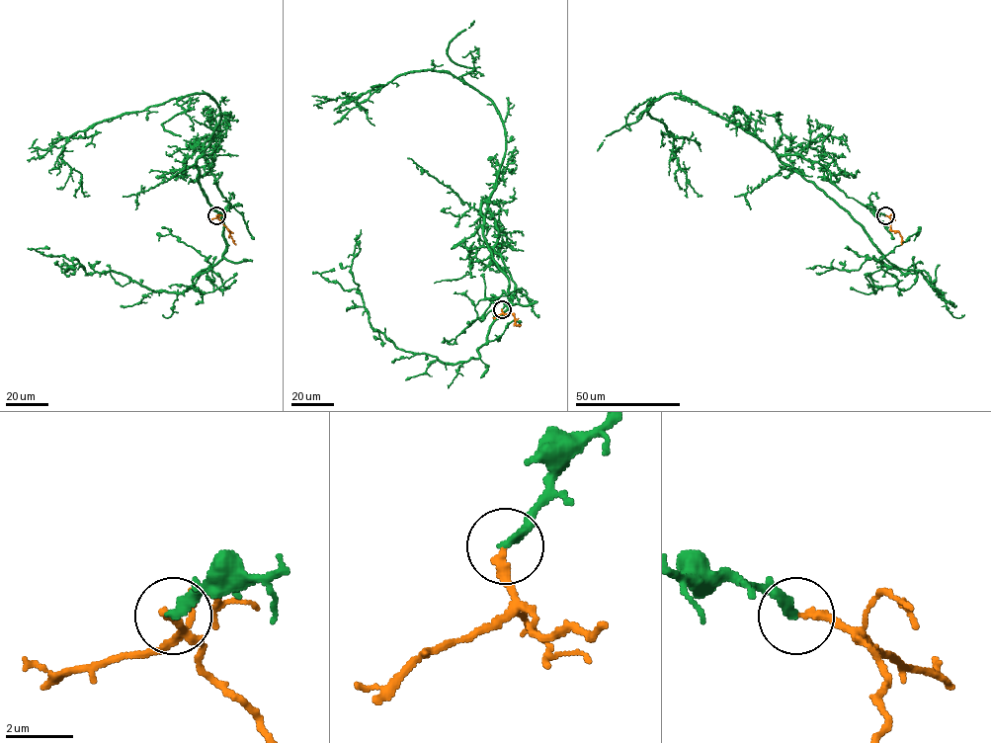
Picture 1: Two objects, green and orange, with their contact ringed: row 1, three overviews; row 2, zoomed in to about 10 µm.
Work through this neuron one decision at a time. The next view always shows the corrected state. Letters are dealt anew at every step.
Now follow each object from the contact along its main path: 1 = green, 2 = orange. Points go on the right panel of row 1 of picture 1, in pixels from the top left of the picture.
1: (885, 215), (823, 165), (782, 155), (890, 262), (941, 291), (924, 270), (872, 259), (806, 268)
2: (885, 215), (890, 219), (890, 228), (899, 233), (901, 244)

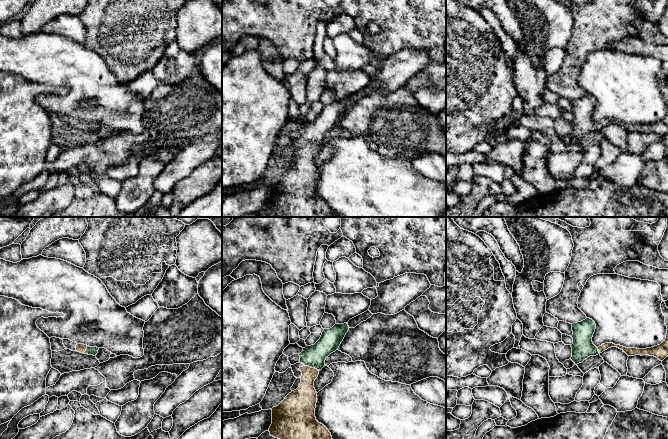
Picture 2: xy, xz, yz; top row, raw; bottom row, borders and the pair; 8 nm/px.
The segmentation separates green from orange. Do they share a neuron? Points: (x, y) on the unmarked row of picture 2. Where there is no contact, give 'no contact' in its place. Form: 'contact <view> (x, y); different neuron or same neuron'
contact xz (311, 143); same neuron

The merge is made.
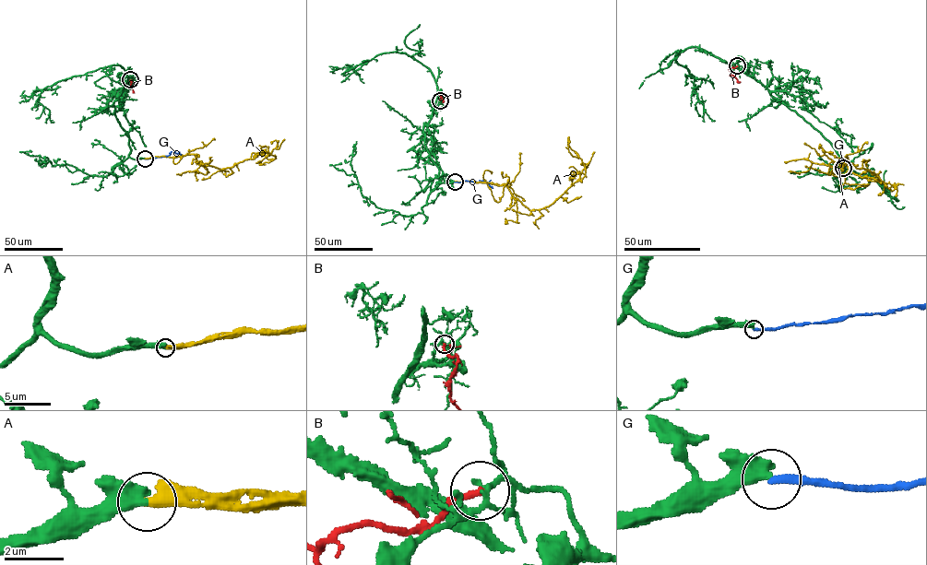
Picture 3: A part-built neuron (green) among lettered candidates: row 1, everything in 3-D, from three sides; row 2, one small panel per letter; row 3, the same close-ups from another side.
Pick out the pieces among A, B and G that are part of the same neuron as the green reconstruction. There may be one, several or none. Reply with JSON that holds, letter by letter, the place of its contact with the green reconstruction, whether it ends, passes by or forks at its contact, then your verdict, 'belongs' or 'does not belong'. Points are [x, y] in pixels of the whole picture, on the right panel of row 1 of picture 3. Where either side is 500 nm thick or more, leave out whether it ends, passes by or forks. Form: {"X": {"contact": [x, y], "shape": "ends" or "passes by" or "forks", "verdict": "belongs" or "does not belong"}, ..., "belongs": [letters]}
{"A": {"contact": [842, 168], "verdict": "belongs"}, "B": {"contact": [737, 65], "shape": "ends", "verdict": "does not belong"}, "G": {"contact": [843, 168], "verdict": "does not belong"}, "belongs": ["A"]}

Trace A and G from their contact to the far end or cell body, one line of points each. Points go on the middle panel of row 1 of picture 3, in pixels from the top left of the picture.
A: (455, 182), (505, 185), (530, 210), (540, 209), (552, 204), (585, 175), (582, 159), (568, 151), (569, 139)
G: (455, 182), (483, 180), (493, 188)

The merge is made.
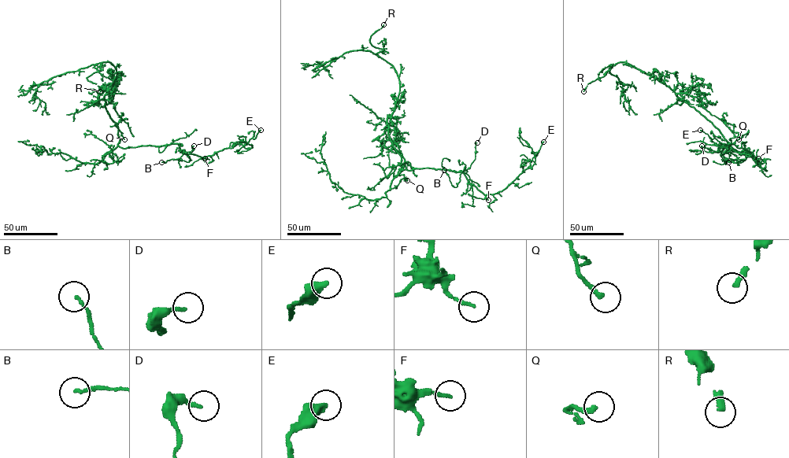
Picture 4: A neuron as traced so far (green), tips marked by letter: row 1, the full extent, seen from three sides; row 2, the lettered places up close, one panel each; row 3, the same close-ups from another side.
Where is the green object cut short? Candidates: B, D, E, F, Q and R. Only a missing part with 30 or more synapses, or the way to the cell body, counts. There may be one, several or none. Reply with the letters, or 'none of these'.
R

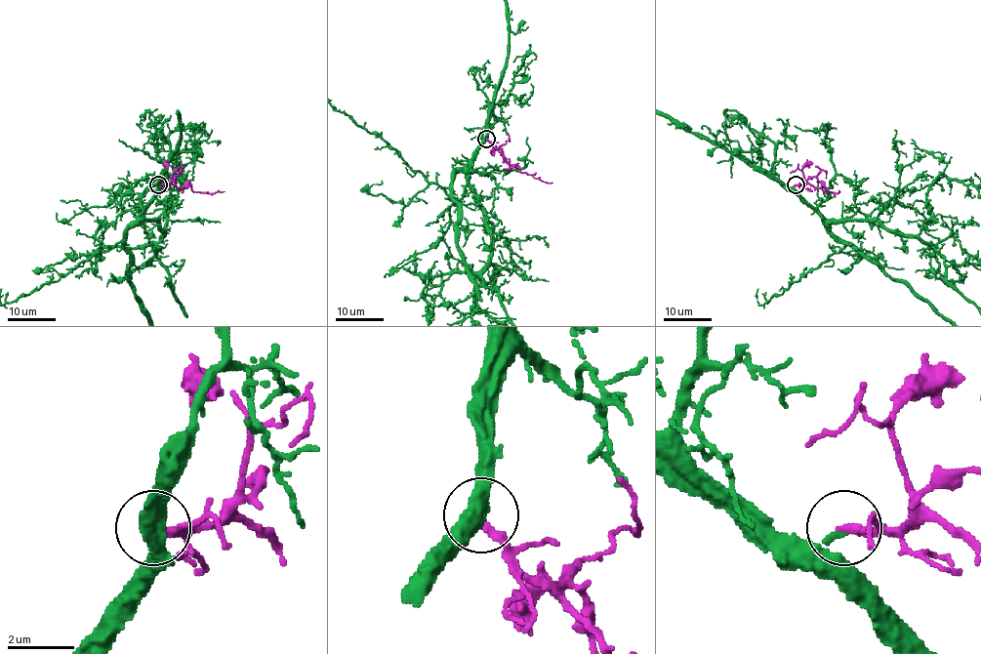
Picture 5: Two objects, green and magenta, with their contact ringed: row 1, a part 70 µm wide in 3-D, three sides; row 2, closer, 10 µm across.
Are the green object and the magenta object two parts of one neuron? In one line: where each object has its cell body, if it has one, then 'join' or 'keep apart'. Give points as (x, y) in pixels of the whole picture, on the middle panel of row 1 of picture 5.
soma green none; soma magenta none; join

